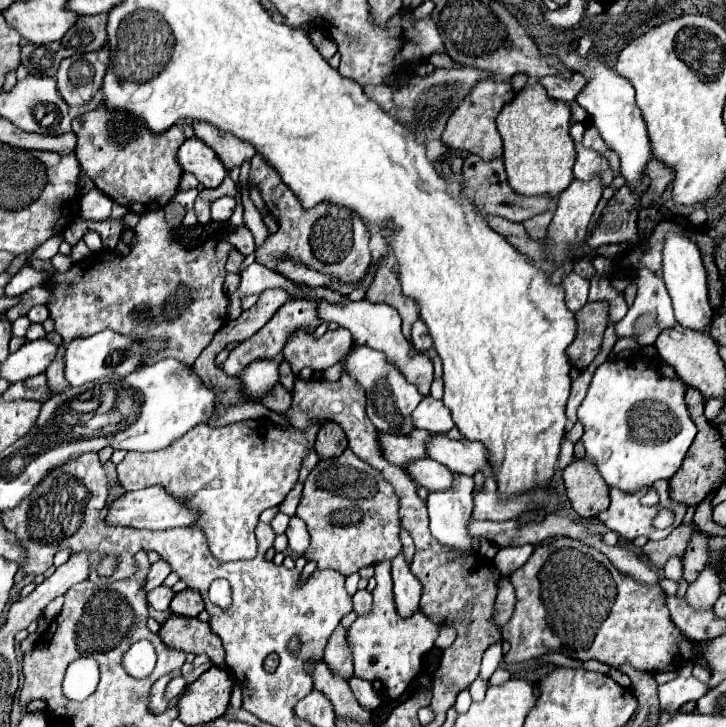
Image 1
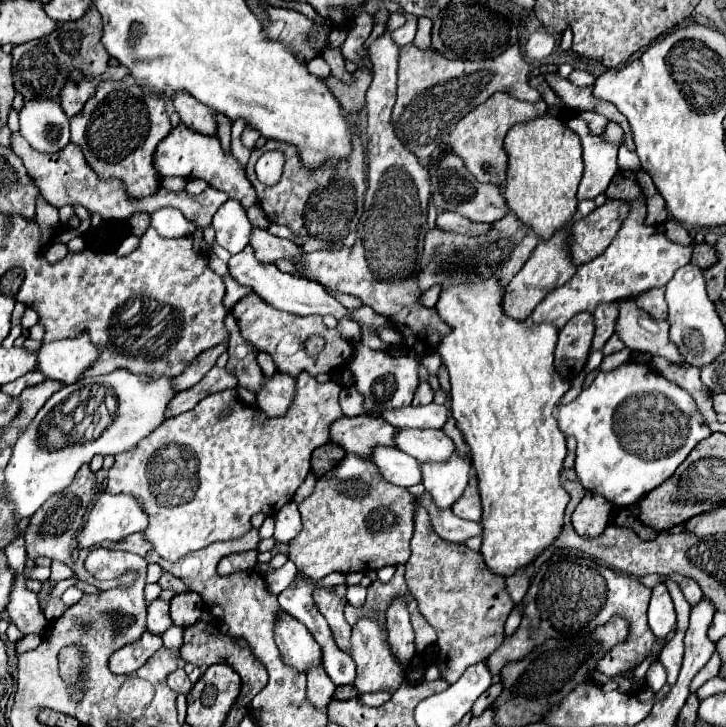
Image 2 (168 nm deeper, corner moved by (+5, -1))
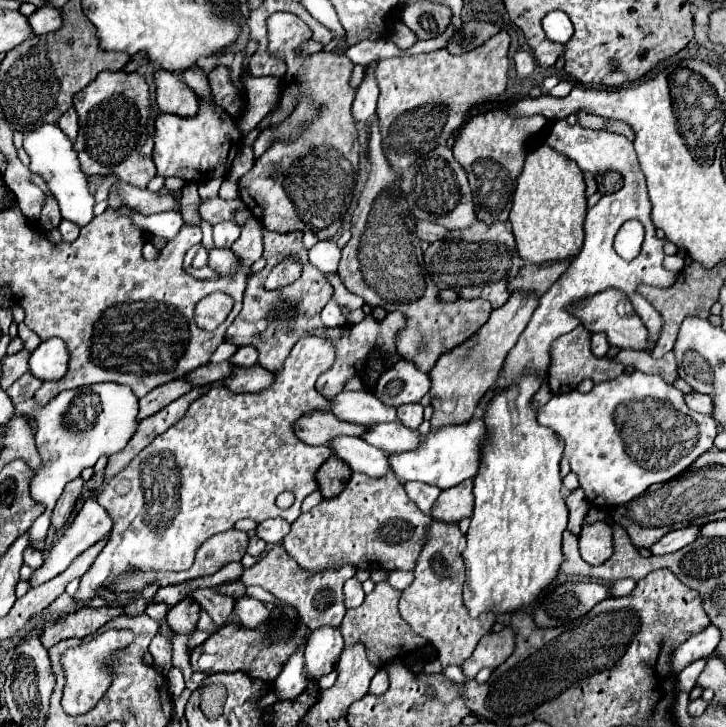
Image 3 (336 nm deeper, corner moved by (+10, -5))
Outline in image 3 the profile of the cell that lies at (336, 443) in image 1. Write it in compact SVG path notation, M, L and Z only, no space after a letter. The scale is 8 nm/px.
M330 455L330 459L326 459L326 463L320 467L316 479L318 479L318 491L322 493L322 497L330 499L330 497L336 497L344 483L348 481L352 469L342 463L336 455Z

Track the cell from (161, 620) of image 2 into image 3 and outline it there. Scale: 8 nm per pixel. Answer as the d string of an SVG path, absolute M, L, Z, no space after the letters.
M158 631L158 635L150 643L150 653L154 657L154 667L162 675L168 675L168 671L172 667L172 663L170 663L170 657L172 657L172 641Z

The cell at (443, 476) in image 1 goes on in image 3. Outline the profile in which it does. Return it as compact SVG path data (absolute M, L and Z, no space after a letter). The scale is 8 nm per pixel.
M338 437L334 439L332 451L350 465L352 471L360 471L370 475L372 479L380 479L382 475L390 473L388 455L382 449L368 445L364 439L358 437Z

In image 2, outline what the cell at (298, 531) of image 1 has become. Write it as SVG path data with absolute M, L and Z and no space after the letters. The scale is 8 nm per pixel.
M287 503L275 513L275 533L273 539L279 543L289 543L301 531L301 515L297 503Z

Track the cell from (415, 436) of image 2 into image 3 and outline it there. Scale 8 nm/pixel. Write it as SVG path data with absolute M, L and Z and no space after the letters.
M396 421L396 423L370 425L362 439L392 455L402 451L414 451L414 447L418 447L418 443L422 443L424 437L418 433L418 429L404 427L400 421Z

